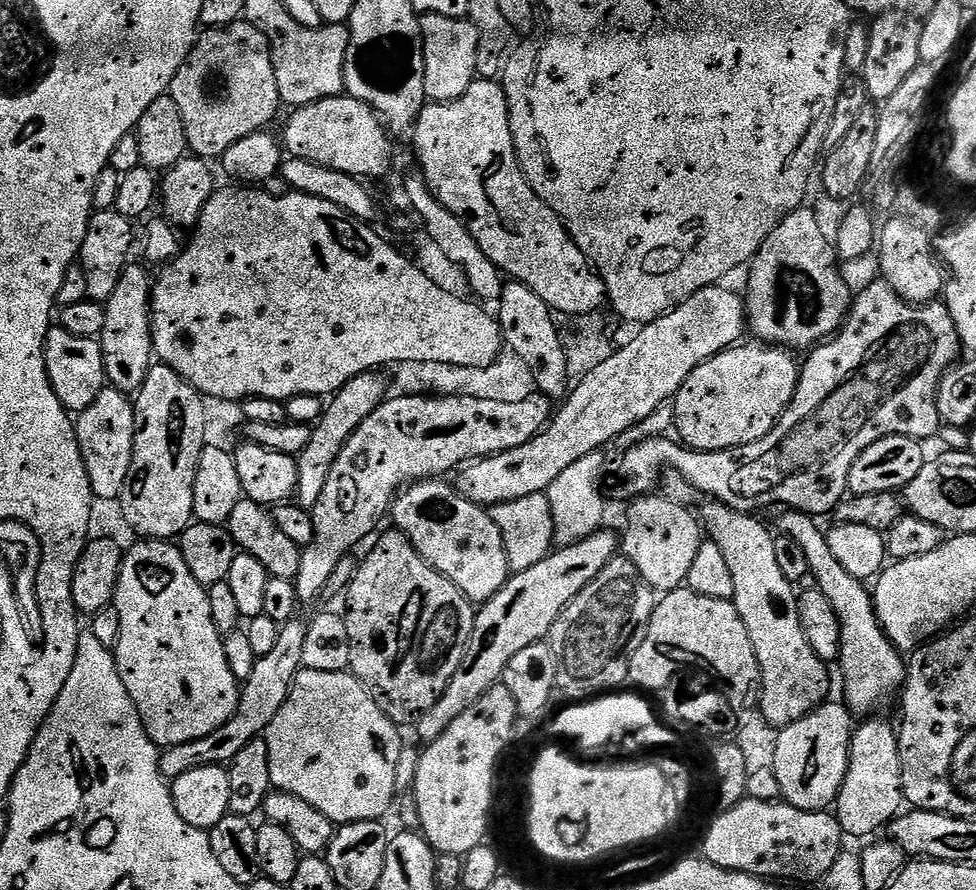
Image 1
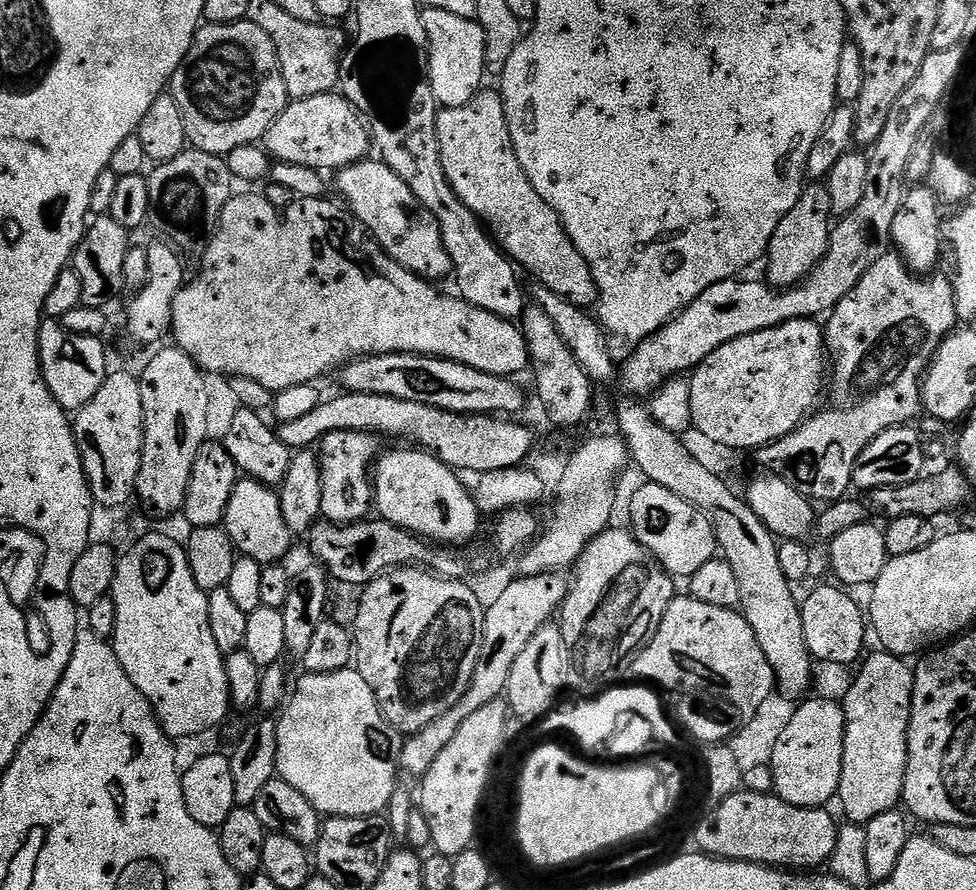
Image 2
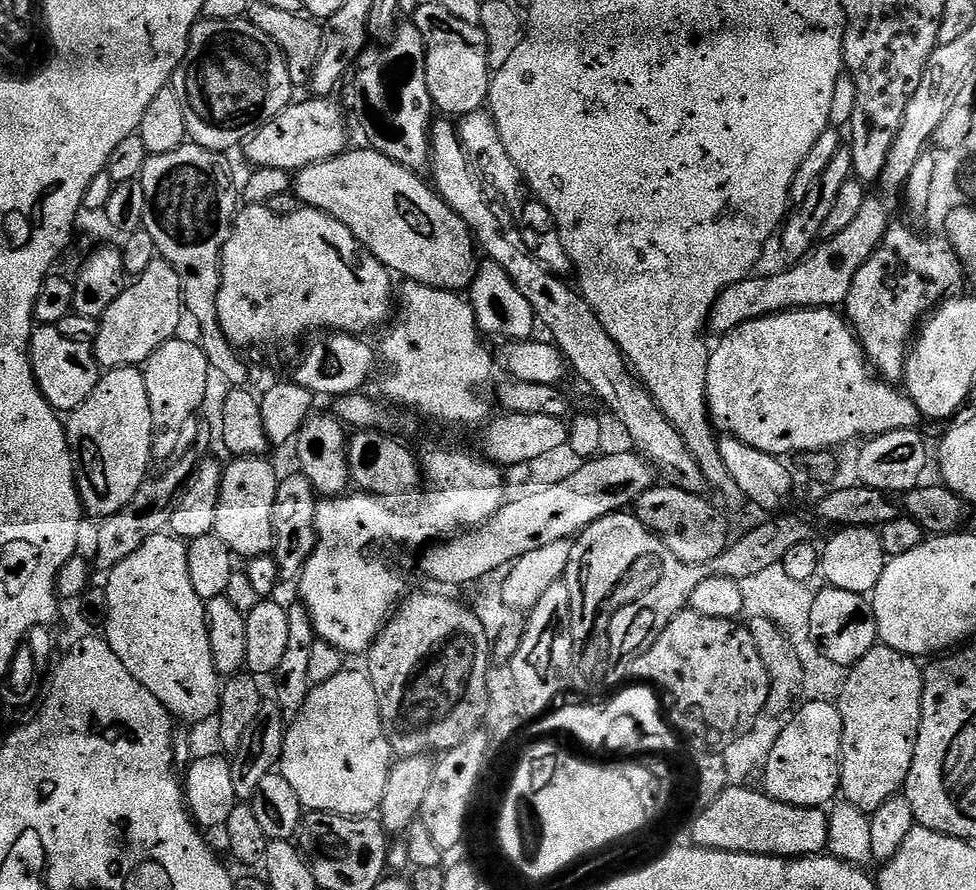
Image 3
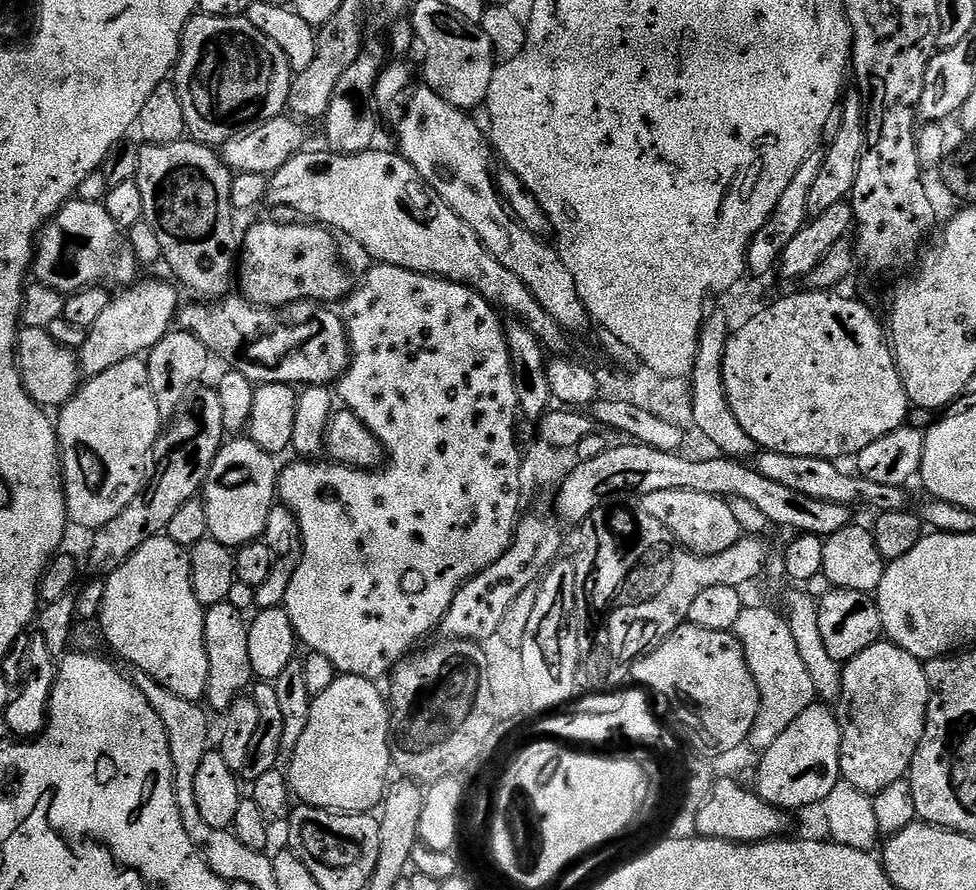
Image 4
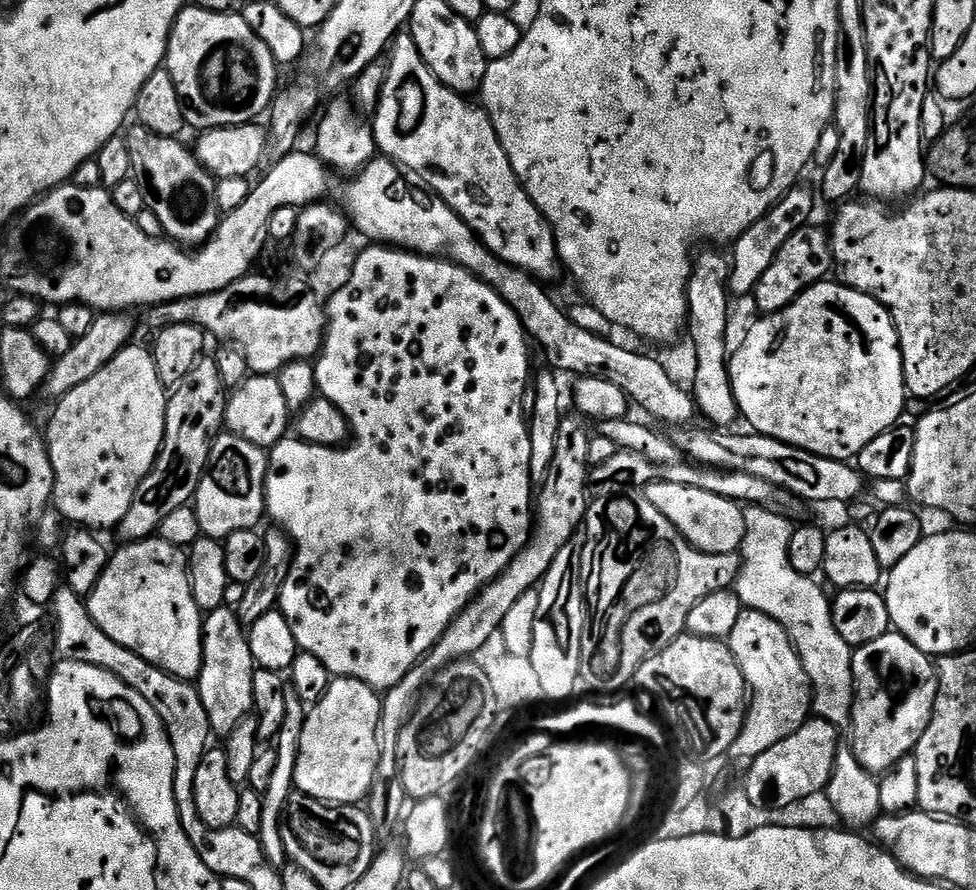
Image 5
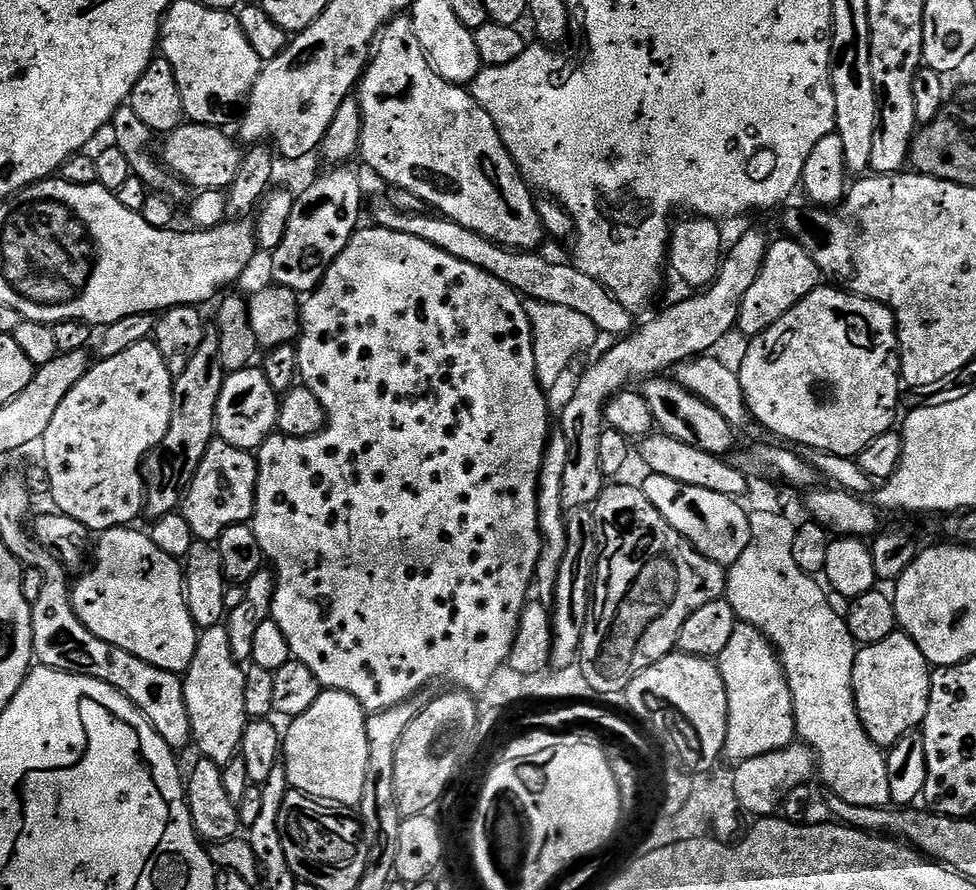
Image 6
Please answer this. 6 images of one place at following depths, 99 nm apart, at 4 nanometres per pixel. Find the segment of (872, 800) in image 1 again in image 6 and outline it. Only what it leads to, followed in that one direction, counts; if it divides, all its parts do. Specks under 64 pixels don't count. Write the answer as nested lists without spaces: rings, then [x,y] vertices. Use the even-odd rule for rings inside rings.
[[[902,630],[882,642],[863,645],[857,651],[852,671],[858,718],[869,738],[887,750],[907,732],[917,731],[928,713],[933,669],[918,646]]]

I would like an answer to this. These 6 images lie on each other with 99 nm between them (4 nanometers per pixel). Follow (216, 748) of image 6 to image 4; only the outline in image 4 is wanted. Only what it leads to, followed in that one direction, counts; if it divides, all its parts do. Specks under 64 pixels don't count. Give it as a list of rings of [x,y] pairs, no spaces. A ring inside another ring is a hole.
[[[230,603],[216,604],[204,614],[204,641],[208,655],[207,703],[212,703],[211,711],[217,714],[227,712],[231,704],[245,691],[248,683],[253,683],[250,666],[250,646],[248,645],[248,625],[245,613]]]

